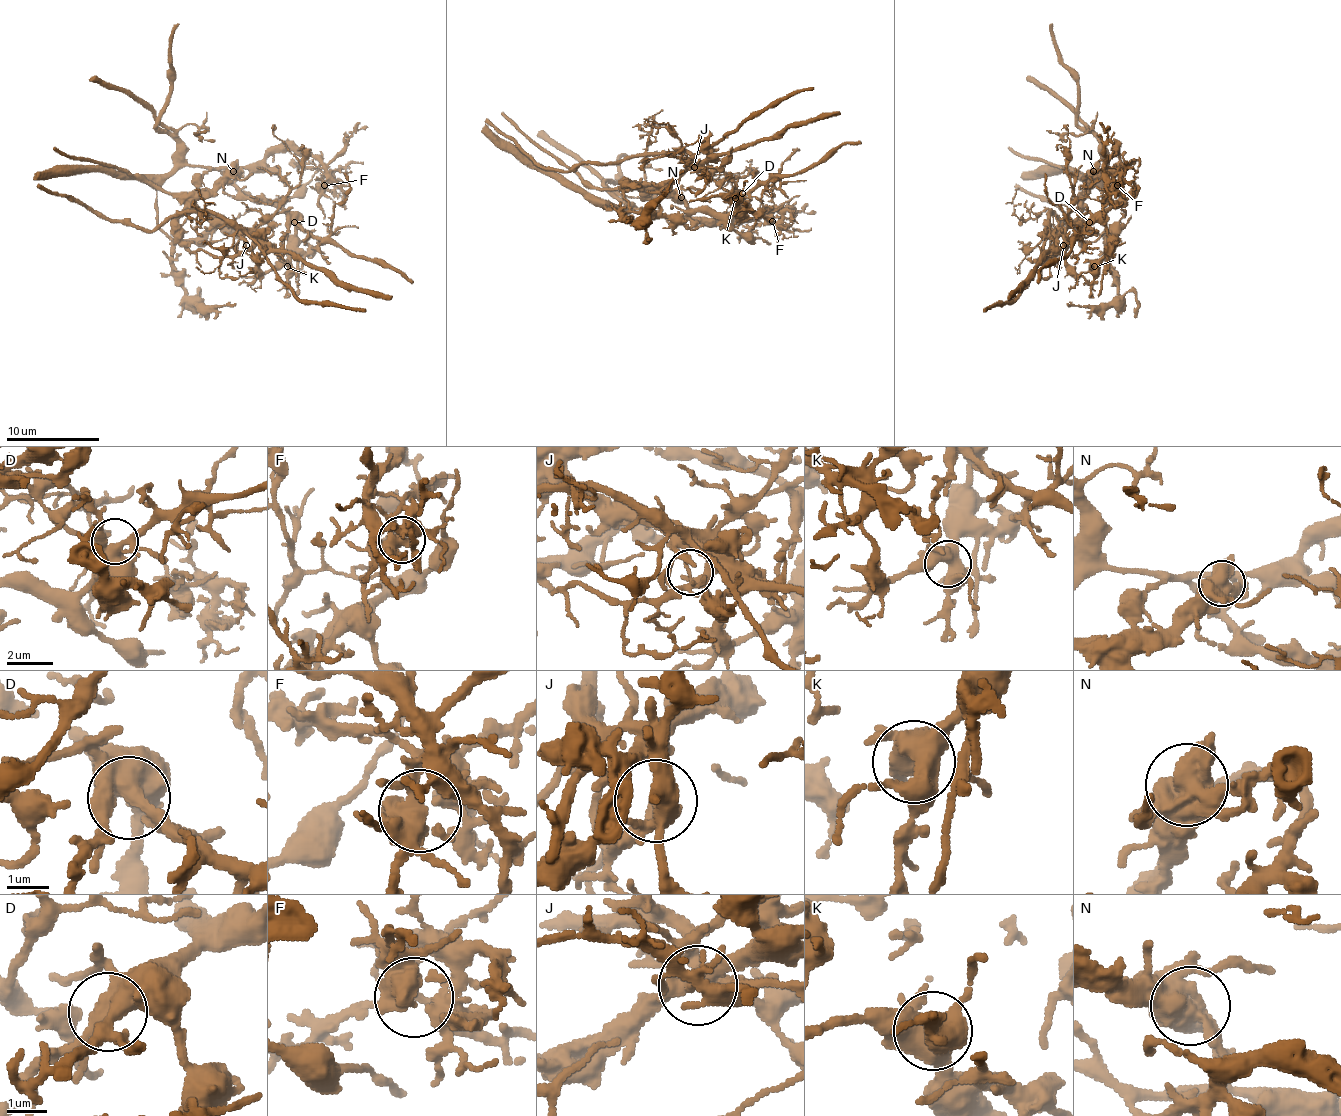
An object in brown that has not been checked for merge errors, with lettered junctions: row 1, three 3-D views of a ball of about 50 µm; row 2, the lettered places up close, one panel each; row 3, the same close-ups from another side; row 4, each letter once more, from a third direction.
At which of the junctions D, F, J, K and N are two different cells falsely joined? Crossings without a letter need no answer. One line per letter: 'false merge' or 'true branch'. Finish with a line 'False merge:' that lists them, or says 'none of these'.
D: true branch
F: true branch
J: false merge
K: true branch
N: false merge
False merge: J, N

